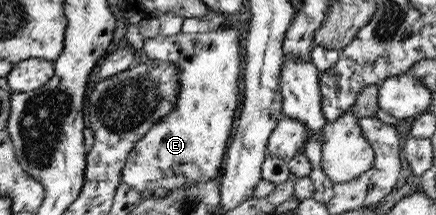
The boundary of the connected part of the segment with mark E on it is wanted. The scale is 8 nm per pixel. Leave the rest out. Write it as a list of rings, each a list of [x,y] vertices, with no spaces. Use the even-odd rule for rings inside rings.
[[[227,20],[221,27],[212,32],[179,33],[173,36],[157,34],[153,38],[144,38],[141,51],[142,60],[152,65],[167,63],[174,65],[179,72],[178,104],[150,132],[134,146],[133,152],[123,165],[123,182],[141,193],[149,194],[161,187],[168,191],[195,185],[197,181],[207,181],[219,176],[223,154],[227,150],[227,140],[231,136],[231,124],[235,122],[235,112],[239,108],[239,78],[241,78],[241,32],[239,24],[233,27]]]

